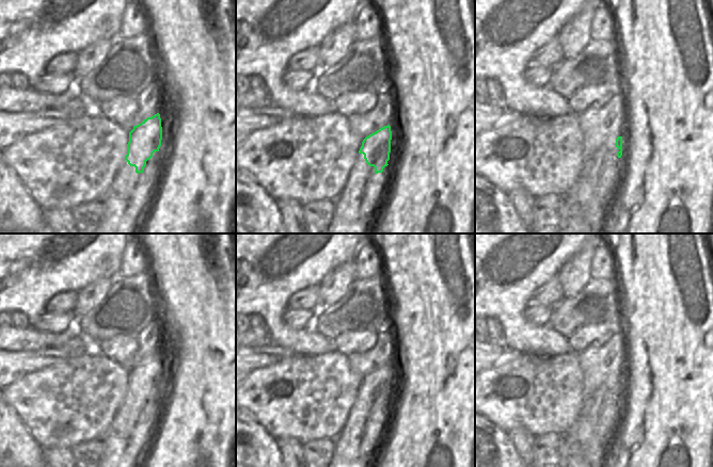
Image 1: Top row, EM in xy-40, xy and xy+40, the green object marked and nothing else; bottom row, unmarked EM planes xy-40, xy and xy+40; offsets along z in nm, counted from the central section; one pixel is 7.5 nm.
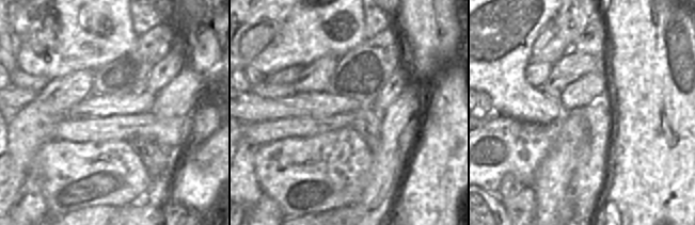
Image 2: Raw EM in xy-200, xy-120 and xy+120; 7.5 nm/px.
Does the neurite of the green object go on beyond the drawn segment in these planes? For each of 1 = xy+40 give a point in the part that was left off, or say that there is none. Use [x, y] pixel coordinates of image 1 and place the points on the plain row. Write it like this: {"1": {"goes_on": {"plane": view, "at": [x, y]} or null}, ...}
{"1": {"goes_on": null}}

